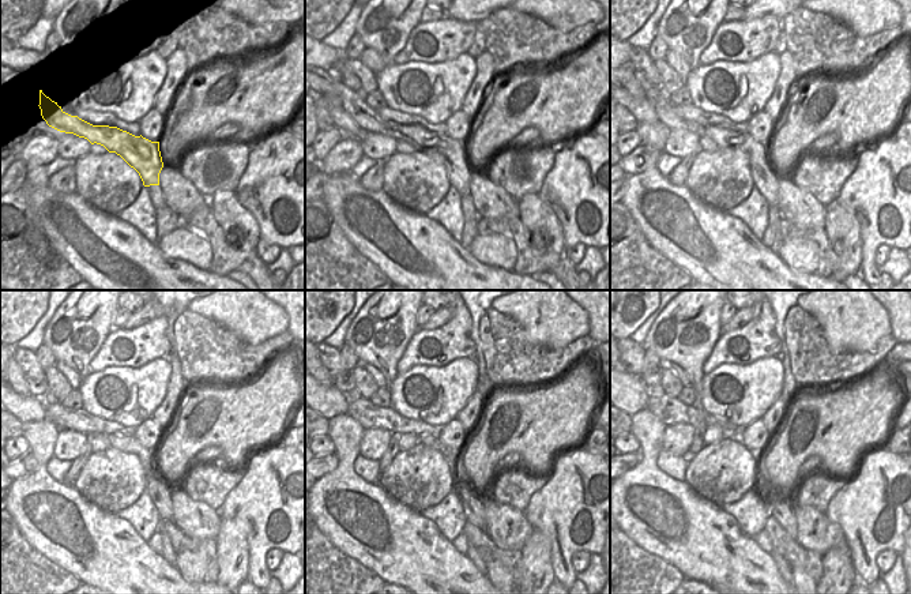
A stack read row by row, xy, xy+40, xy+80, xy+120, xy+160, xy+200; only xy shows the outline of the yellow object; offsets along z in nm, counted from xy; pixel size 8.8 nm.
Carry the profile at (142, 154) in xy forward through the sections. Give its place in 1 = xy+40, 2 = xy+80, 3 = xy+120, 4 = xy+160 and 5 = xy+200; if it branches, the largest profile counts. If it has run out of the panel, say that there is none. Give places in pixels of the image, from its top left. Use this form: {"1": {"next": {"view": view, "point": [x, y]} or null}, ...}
{"1": {"next": {"view": "xy+40", "point": [451, 153]}}, "2": {"next": {"view": "xy+80", "point": [765, 180]}}, "3": {"next": {"view": "xy+120", "point": [161, 495]}}, "4": {"next": {"view": "xy+160", "point": [473, 504]}}, "5": {"next": {"view": "xy+200", "point": [780, 510]}}}

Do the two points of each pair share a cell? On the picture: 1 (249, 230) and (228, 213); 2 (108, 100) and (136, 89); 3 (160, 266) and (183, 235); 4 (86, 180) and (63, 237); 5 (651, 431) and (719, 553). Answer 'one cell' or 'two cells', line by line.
1: one cell
2: one cell
3: two cells
4: two cells
5: one cell

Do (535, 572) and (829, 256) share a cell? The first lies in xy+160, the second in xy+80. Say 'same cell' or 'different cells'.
different cells

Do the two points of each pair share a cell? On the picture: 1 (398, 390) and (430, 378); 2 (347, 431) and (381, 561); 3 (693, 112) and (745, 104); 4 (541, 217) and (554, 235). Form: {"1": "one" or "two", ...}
{"1": "one", "2": "one", "3": "two", "4": "one"}

